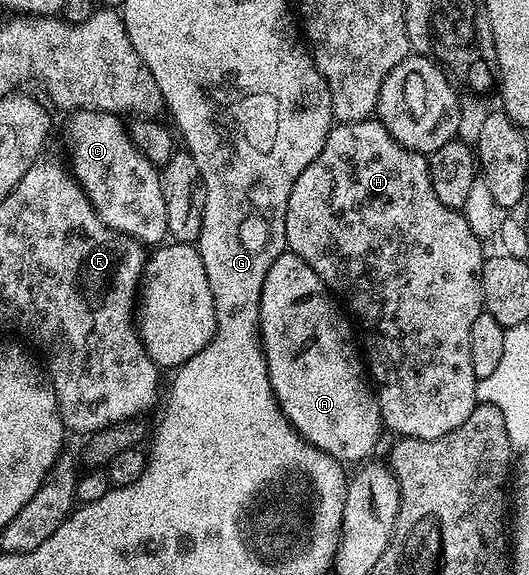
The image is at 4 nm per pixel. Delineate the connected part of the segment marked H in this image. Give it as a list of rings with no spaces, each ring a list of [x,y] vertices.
[[[370,117],[370,118],[368,118],[368,119],[364,119],[364,120],[363,120],[363,121],[359,121],[359,122],[358,122],[358,123],[337,123],[337,124],[336,124],[336,125],[334,125],[334,127],[332,127],[332,129],[330,129],[330,130],[329,130],[329,136],[328,136],[328,137],[327,137],[327,141],[326,141],[326,142],[325,142],[325,144],[324,144],[324,145],[323,145],[323,149],[322,149],[322,150],[321,150],[321,152],[320,152],[320,153],[319,153],[319,157],[315,157],[315,161],[311,161],[311,165],[307,165],[307,169],[303,169],[303,173],[299,173],[299,177],[298,177],[298,178],[297,178],[297,180],[296,180],[296,181],[295,181],[295,185],[294,185],[294,186],[293,186],[293,188],[292,188],[292,189],[291,189],[291,197],[290,197],[290,198],[289,198],[289,200],[288,200],[288,201],[287,201],[287,217],[286,217],[286,218],[285,218],[285,246],[286,246],[286,248],[288,248],[288,250],[291,250],[291,251],[293,251],[293,252],[294,252],[294,253],[295,253],[295,254],[297,254],[297,255],[298,255],[298,256],[299,256],[299,258],[301,258],[301,259],[302,259],[302,260],[303,260],[303,261],[304,261],[304,263],[306,263],[306,264],[307,264],[307,265],[311,265],[311,269],[312,269],[312,270],[313,270],[313,271],[314,271],[314,273],[316,273],[316,275],[317,275],[317,276],[318,276],[318,277],[319,277],[319,278],[320,278],[320,279],[321,279],[321,280],[323,280],[323,281],[324,281],[324,283],[325,283],[325,286],[326,286],[326,287],[328,287],[328,288],[329,288],[329,290],[330,290],[330,292],[332,292],[332,294],[333,294],[333,295],[334,295],[334,296],[336,296],[336,298],[337,298],[337,299],[338,299],[338,300],[340,300],[340,302],[341,302],[341,303],[342,303],[342,304],[344,304],[344,306],[345,306],[345,307],[346,307],[346,308],[347,308],[347,311],[348,311],[348,314],[349,314],[349,315],[350,315],[350,316],[352,316],[352,318],[353,318],[353,319],[354,319],[354,320],[355,320],[355,323],[356,323],[356,319],[355,319],[355,318],[357,318],[357,323],[358,323],[358,324],[357,324],[357,323],[356,323],[356,326],[357,326],[357,327],[358,327],[358,328],[359,328],[359,331],[360,331],[360,327],[359,327],[359,326],[361,326],[361,331],[362,331],[362,333],[363,333],[363,334],[365,334],[365,347],[364,347],[364,343],[363,343],[363,355],[364,355],[364,358],[365,358],[365,359],[366,359],[366,360],[367,360],[367,371],[368,371],[368,374],[369,374],[369,375],[370,375],[370,376],[371,376],[371,379],[372,379],[372,382],[373,382],[373,383],[374,383],[374,384],[375,384],[375,394],[376,394],[376,397],[377,397],[377,403],[378,403],[378,404],[379,404],[379,406],[380,406],[380,407],[381,407],[381,421],[382,421],[382,424],[384,424],[384,426],[385,426],[385,427],[386,427],[386,428],[388,428],[388,430],[389,430],[389,427],[390,427],[390,429],[391,429],[391,430],[393,430],[393,431],[394,431],[394,433],[395,433],[395,434],[394,434],[394,436],[397,436],[397,437],[404,437],[404,438],[407,438],[407,439],[438,439],[438,438],[439,438],[439,437],[443,437],[443,433],[451,433],[451,429],[459,429],[459,425],[463,425],[463,421],[467,421],[467,417],[471,417],[471,413],[472,413],[472,412],[473,412],[473,410],[475,410],[475,408],[477,408],[477,405],[478,405],[478,399],[477,399],[477,382],[478,382],[478,380],[477,380],[477,378],[476,378],[476,377],[475,377],[475,368],[474,368],[474,367],[473,367],[473,366],[472,366],[472,365],[471,365],[471,325],[472,325],[472,323],[474,323],[474,322],[475,322],[475,317],[479,317],[479,313],[480,313],[480,312],[481,312],[481,310],[483,310],[483,304],[482,304],[482,302],[481,302],[481,274],[482,274],[482,273],[483,273],[483,265],[484,265],[484,264],[485,264],[485,260],[486,260],[486,258],[487,258],[487,251],[484,251],[484,249],[483,249],[483,248],[481,248],[481,247],[484,247],[484,246],[483,246],[483,243],[482,243],[482,240],[479,240],[479,239],[477,239],[477,238],[476,238],[476,237],[475,237],[475,233],[471,233],[471,225],[467,225],[467,221],[466,221],[466,220],[465,220],[465,216],[464,216],[464,214],[462,214],[462,212],[461,212],[461,211],[453,211],[453,210],[452,210],[452,209],[450,209],[450,208],[449,208],[449,207],[448,207],[448,206],[447,206],[447,205],[443,205],[443,204],[442,204],[442,203],[441,203],[441,202],[440,202],[440,201],[439,201],[439,197],[435,197],[435,189],[431,189],[431,181],[430,181],[430,180],[429,180],[429,160],[428,160],[428,158],[426,158],[426,156],[425,156],[425,155],[424,155],[424,154],[421,154],[421,153],[419,153],[419,152],[415,152],[415,151],[412,151],[412,150],[411,150],[411,149],[409,149],[409,148],[405,148],[405,147],[404,147],[404,146],[403,146],[403,145],[401,145],[401,144],[400,144],[400,143],[399,143],[399,141],[397,141],[397,140],[396,140],[396,139],[395,139],[395,137],[393,137],[393,136],[392,136],[392,135],[391,135],[391,133],[389,133],[389,132],[388,132],[388,130],[387,130],[387,128],[385,128],[385,127],[384,127],[384,125],[383,125],[383,124],[382,124],[382,123],[381,123],[381,122],[380,122],[380,121],[378,121],[378,120],[377,120],[377,119],[376,119],[376,118],[373,118],[373,117]]]

